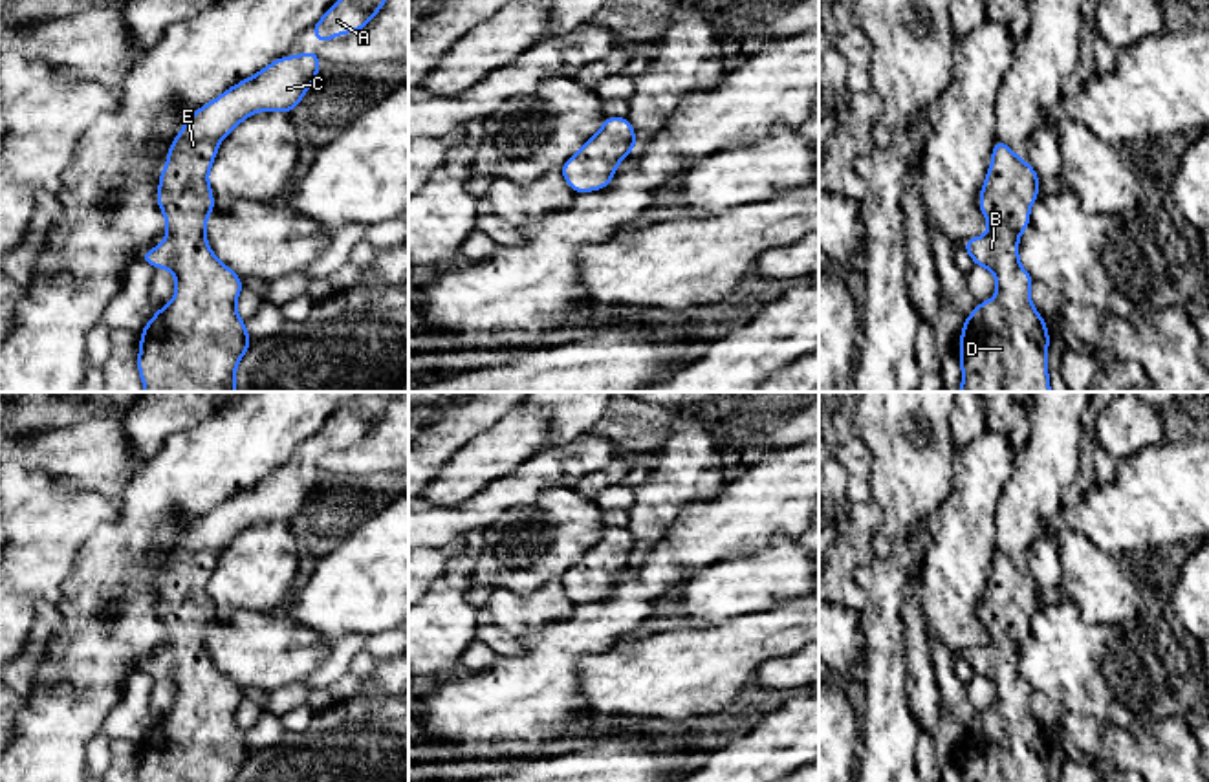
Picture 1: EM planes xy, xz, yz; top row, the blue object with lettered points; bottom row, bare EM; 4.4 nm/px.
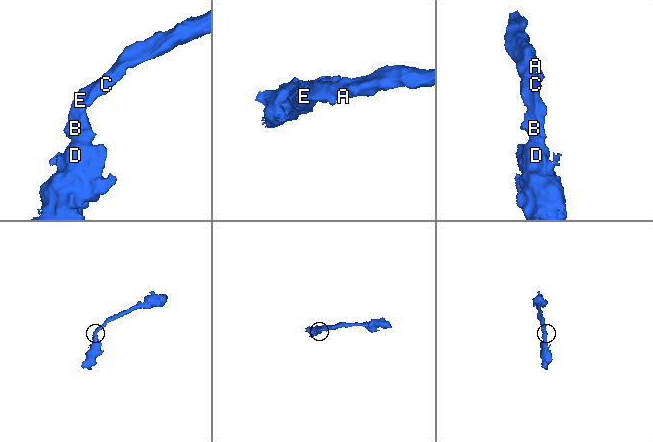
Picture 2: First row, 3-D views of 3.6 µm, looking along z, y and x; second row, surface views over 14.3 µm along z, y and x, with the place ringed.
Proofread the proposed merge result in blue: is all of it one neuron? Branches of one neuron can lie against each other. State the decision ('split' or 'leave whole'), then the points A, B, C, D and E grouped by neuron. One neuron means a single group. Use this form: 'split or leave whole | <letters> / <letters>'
leave whole | A B C D E

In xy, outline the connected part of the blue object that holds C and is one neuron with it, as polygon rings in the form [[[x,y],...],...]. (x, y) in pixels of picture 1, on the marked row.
[[[317,51],[277,59],[196,110],[170,143],[158,187],[167,236],[154,251],[141,251],[139,260],[172,271],[176,297],[159,308],[141,331],[137,370],[145,392],[236,392],[234,372],[253,339],[234,308],[244,289],[242,278],[216,258],[205,238],[205,222],[214,209],[207,176],[222,139],[245,117],[266,110],[293,112],[308,88],[319,81],[319,62]]]

